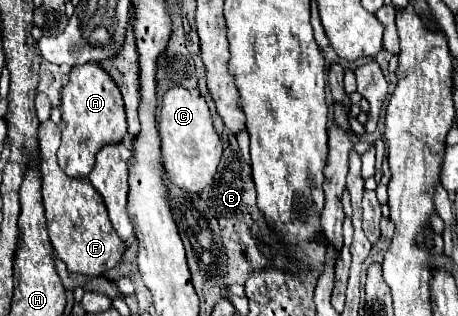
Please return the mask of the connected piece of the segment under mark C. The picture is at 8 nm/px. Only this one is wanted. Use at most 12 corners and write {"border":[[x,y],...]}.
{"border":[[181,86],[161,102],[163,170],[201,192],[223,146],[209,106]]}

